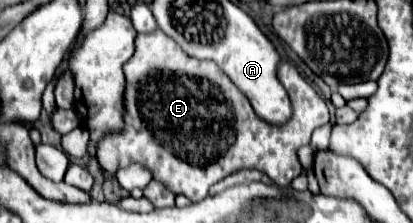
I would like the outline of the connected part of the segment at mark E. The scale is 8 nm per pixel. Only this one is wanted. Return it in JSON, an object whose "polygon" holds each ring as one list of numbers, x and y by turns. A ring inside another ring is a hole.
{"polygon":[[160,29,156,33,140,33,136,37,136,51,124,65,124,75,128,83,124,95,126,127,120,135,106,135,100,141,96,155,100,167,114,175,118,169,138,163,152,173,154,181,162,183,174,193,186,195,194,203,204,199,214,183,240,169,258,169,266,173,278,187,290,187,292,179,302,173,302,165,296,155,298,147,308,145,312,131,330,121,328,107,320,95,299,71,282,61,278,67,278,77,290,95,294,115,284,127,264,123,258,119,244,93,240,93,240,89,228,81,214,61,198,61,188,57,180,45,176,45,176,41,172,41,168,35,160,33]]}

